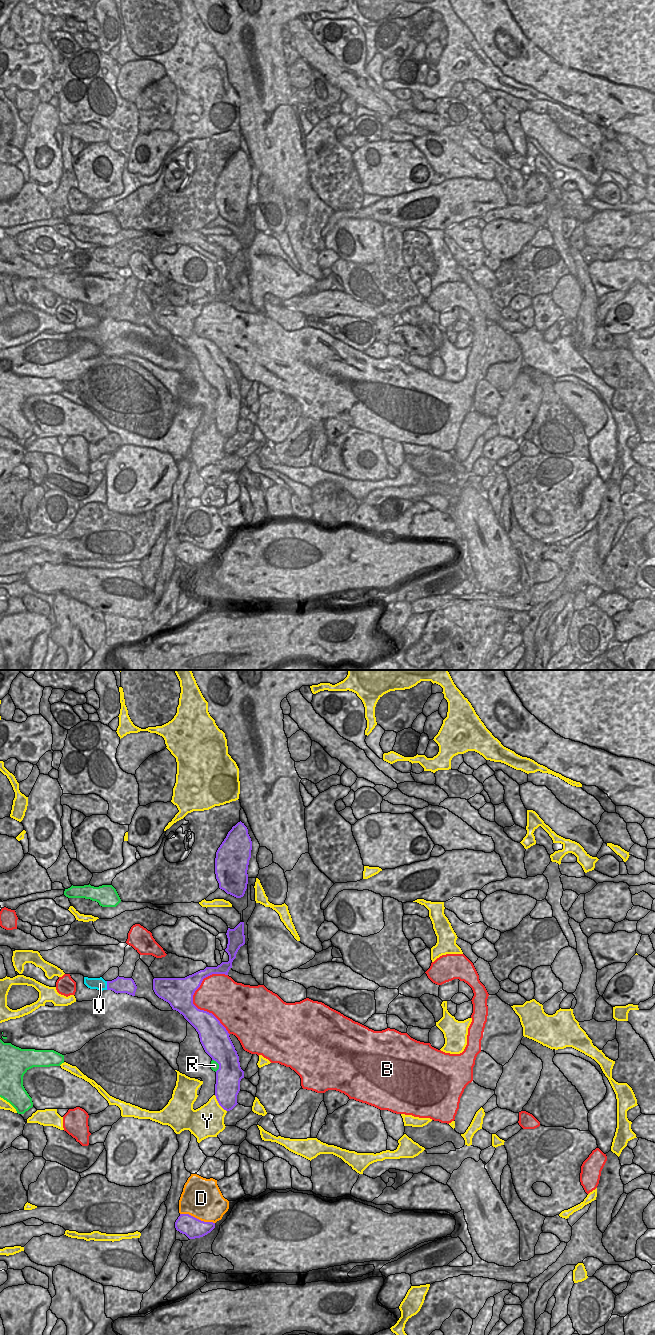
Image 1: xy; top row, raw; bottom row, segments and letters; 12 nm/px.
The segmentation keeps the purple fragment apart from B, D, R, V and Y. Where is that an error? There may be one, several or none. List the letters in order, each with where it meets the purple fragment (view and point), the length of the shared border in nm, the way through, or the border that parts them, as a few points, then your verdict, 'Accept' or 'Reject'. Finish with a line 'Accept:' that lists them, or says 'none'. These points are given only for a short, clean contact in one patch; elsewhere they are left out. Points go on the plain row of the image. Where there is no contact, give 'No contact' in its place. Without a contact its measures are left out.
B: Touches purple at xy (195, 334). Shared border 750 nm. Reject
D: Touches purple at xy (196, 546). Shared border 440 nm. Reject
R: Touches purple at xy (219, 393). Shared border 160 nm. Reject
V: Touches purple at xy (107, 313). Shared border 110 nm. Path across: xy (119, 313), (107, 313), (100, 312). Accept
Y: Touches purple at xy (218, 430). Shared border 260 nm. Reject
Accept: V

